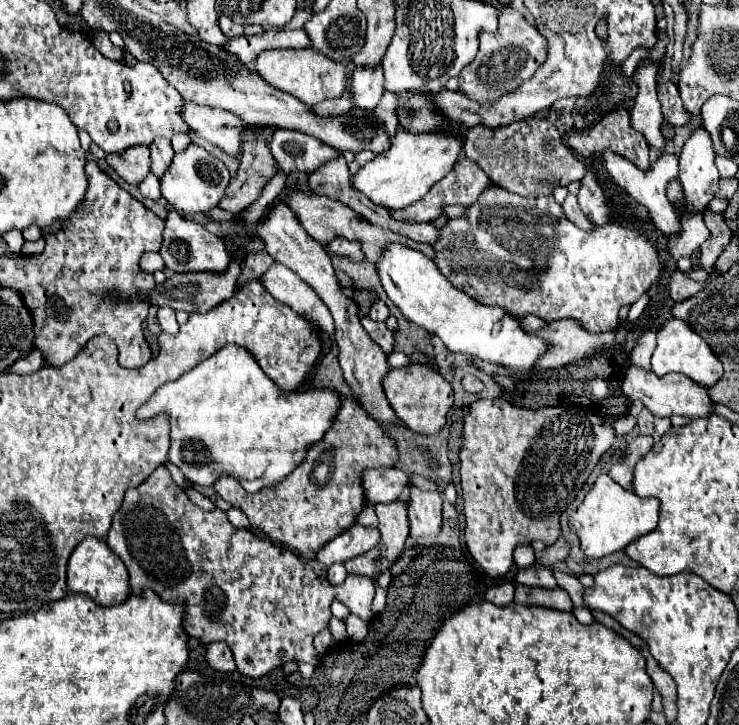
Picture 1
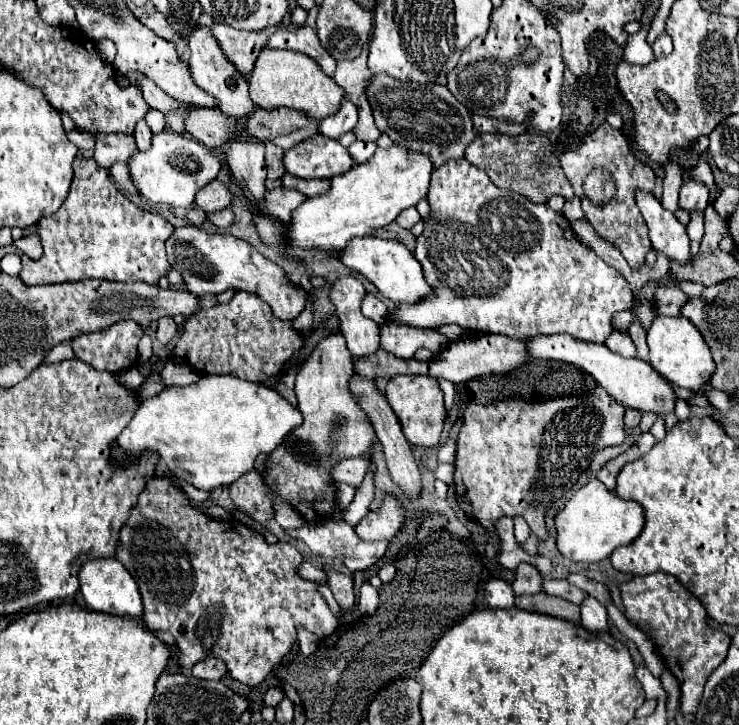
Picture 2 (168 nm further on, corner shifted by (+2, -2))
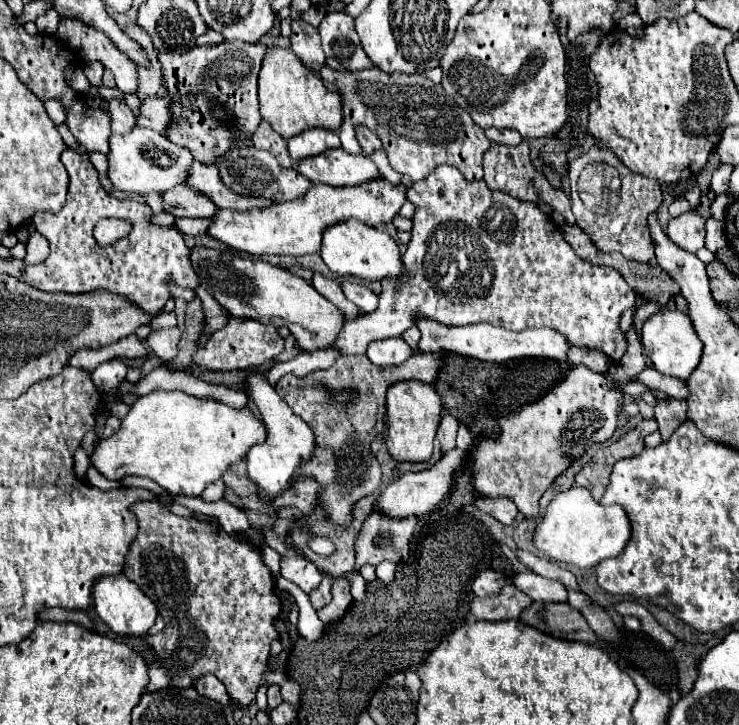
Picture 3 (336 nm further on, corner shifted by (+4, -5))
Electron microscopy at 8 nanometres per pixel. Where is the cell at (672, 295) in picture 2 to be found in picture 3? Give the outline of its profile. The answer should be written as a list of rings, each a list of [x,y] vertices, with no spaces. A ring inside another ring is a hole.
[[[643,303],[639,309],[637,309],[637,313],[635,313],[635,329],[637,329],[637,333],[641,331],[641,327],[643,327],[643,323],[653,315],[653,313],[657,313],[657,311],[661,311],[663,307],[661,305],[657,305],[657,303]]]

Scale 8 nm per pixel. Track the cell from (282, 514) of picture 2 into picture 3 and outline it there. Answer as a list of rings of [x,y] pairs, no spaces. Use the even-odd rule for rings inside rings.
[[[249,373],[245,377],[247,385],[247,397],[259,405],[261,419],[267,429],[267,439],[265,445],[253,445],[245,457],[247,461],[247,473],[249,477],[261,487],[261,497],[265,503],[271,495],[277,495],[289,487],[289,479],[293,471],[307,459],[311,459],[311,453],[315,449],[315,437],[311,427],[299,419],[293,411],[289,411],[287,403],[277,395],[277,391],[267,383],[265,375],[261,373]]]

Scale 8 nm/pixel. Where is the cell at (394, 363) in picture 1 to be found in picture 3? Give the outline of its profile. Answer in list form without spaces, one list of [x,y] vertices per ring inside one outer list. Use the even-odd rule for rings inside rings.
[[[417,319],[417,327],[421,331],[419,339],[419,351],[423,353],[435,353],[435,351],[447,351],[447,353],[459,353],[467,357],[477,357],[481,361],[491,363],[503,363],[509,359],[523,359],[523,357],[541,357],[541,359],[557,359],[565,361],[569,343],[565,335],[553,331],[553,329],[525,329],[525,331],[507,331],[503,327],[493,327],[489,323],[479,325],[465,325],[465,327],[445,327],[441,323],[433,323],[433,319]]]

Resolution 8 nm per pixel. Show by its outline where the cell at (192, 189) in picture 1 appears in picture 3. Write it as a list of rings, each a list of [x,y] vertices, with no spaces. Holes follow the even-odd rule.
[[[135,127],[133,131],[129,131],[129,135],[113,133],[109,137],[107,163],[109,163],[107,177],[115,189],[145,195],[149,191],[163,193],[183,183],[187,177],[187,167],[193,163],[193,157],[185,147],[177,147],[175,143],[169,143],[169,139],[163,137],[161,133]]]

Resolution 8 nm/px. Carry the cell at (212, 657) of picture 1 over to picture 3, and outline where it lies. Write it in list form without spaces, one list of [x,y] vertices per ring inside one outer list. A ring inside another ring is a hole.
[[[203,675],[203,677],[199,677],[199,679],[195,681],[195,689],[199,691],[199,695],[205,695],[207,699],[217,701],[217,703],[223,705],[223,707],[229,705],[229,695],[227,695],[227,691],[225,691],[225,685],[223,685],[217,677],[213,677],[213,675]]]

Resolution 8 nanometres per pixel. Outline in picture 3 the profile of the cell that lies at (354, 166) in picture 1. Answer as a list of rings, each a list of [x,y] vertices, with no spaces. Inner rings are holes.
[[[323,67],[319,71],[321,79],[335,83],[337,89],[343,95],[343,125],[339,131],[339,137],[343,141],[343,149],[349,153],[360,153],[361,147],[355,139],[355,129],[359,125],[371,129],[381,141],[383,141],[383,149],[387,153],[389,165],[399,171],[401,175],[407,175],[411,181],[419,181],[425,179],[429,173],[433,173],[439,165],[447,163],[457,167],[463,177],[467,181],[479,181],[483,179],[483,155],[485,151],[491,147],[491,141],[485,137],[483,129],[477,127],[477,123],[473,123],[473,119],[469,117],[469,113],[465,113],[461,107],[457,107],[457,103],[453,103],[453,97],[447,97],[441,85],[435,85],[431,79],[427,79],[425,75],[405,75],[405,73],[383,73],[377,71],[377,67],[371,69],[361,69],[361,71],[333,71],[329,67]],[[427,141],[427,161],[415,161],[423,155],[423,147]]]

